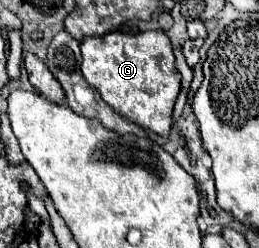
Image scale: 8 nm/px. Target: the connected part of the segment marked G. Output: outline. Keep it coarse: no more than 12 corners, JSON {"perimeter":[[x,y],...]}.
{"perimeter":[[164,31],[86,37],[80,67],[118,115],[170,133],[182,85]]}

